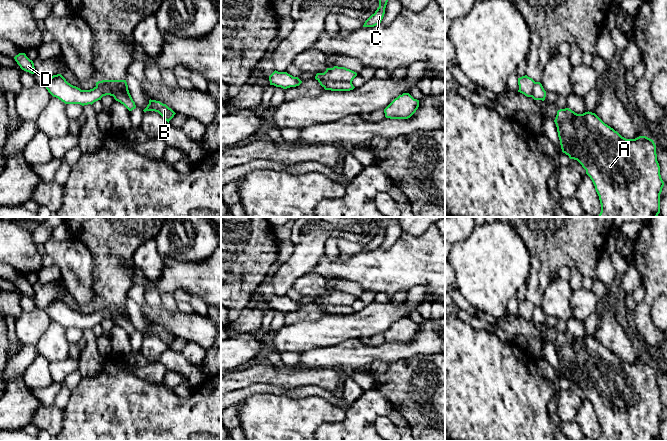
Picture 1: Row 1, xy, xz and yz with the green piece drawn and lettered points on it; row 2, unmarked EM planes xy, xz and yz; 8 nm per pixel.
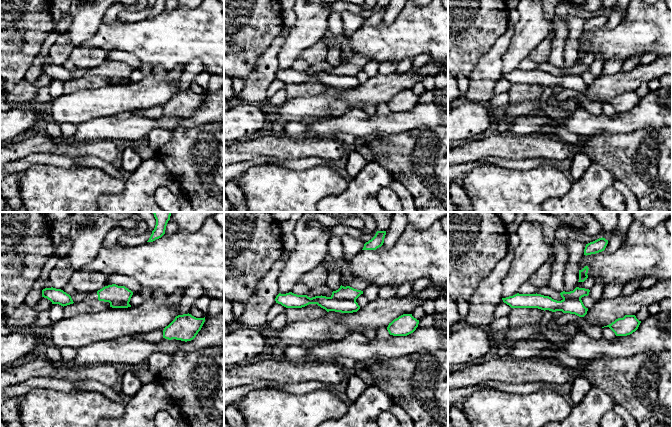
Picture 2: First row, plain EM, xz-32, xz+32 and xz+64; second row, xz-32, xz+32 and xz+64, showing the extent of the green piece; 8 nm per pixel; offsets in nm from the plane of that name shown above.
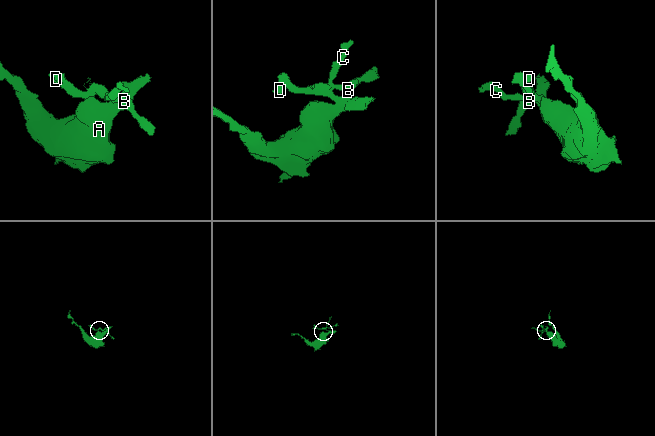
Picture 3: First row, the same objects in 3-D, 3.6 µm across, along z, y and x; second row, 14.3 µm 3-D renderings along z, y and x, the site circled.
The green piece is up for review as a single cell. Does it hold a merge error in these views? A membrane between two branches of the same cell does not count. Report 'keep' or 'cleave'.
cleave

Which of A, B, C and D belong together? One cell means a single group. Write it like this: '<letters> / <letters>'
A C D / B

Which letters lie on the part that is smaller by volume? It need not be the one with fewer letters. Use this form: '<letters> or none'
B

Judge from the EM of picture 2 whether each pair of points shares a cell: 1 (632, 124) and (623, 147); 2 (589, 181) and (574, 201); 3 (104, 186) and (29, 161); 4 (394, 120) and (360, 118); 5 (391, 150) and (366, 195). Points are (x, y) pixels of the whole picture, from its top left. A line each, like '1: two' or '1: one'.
1: two
2: one
3: two
4: one
5: two

